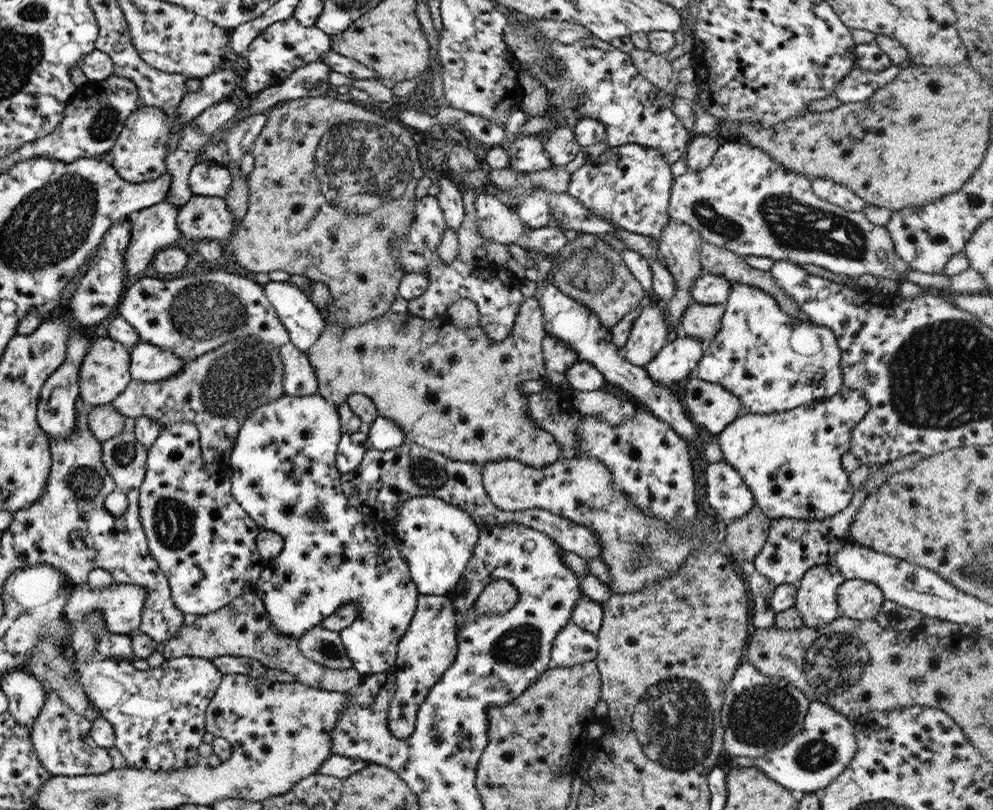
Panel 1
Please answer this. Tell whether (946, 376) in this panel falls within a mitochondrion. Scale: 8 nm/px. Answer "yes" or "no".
yes

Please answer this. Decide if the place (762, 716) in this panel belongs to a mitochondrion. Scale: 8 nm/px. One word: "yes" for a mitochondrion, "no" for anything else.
yes

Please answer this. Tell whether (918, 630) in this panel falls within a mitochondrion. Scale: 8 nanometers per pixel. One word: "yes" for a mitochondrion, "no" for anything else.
no

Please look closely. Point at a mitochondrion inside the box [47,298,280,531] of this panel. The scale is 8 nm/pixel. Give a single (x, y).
(84, 483)

